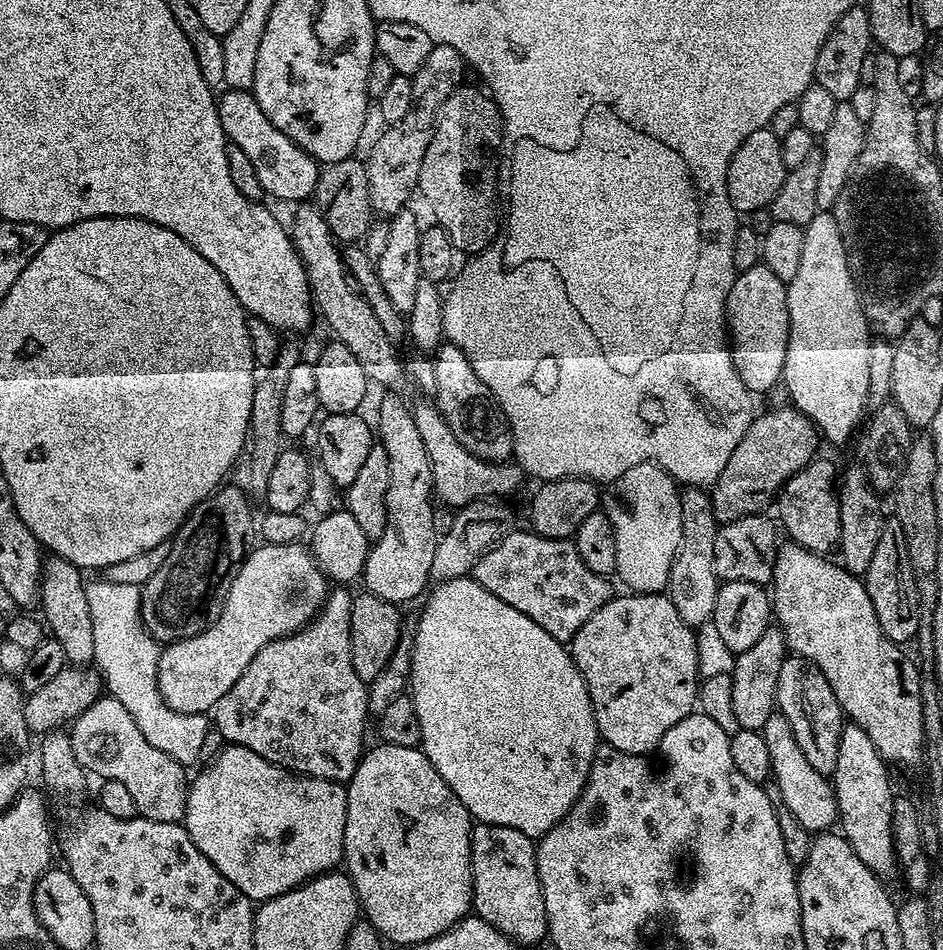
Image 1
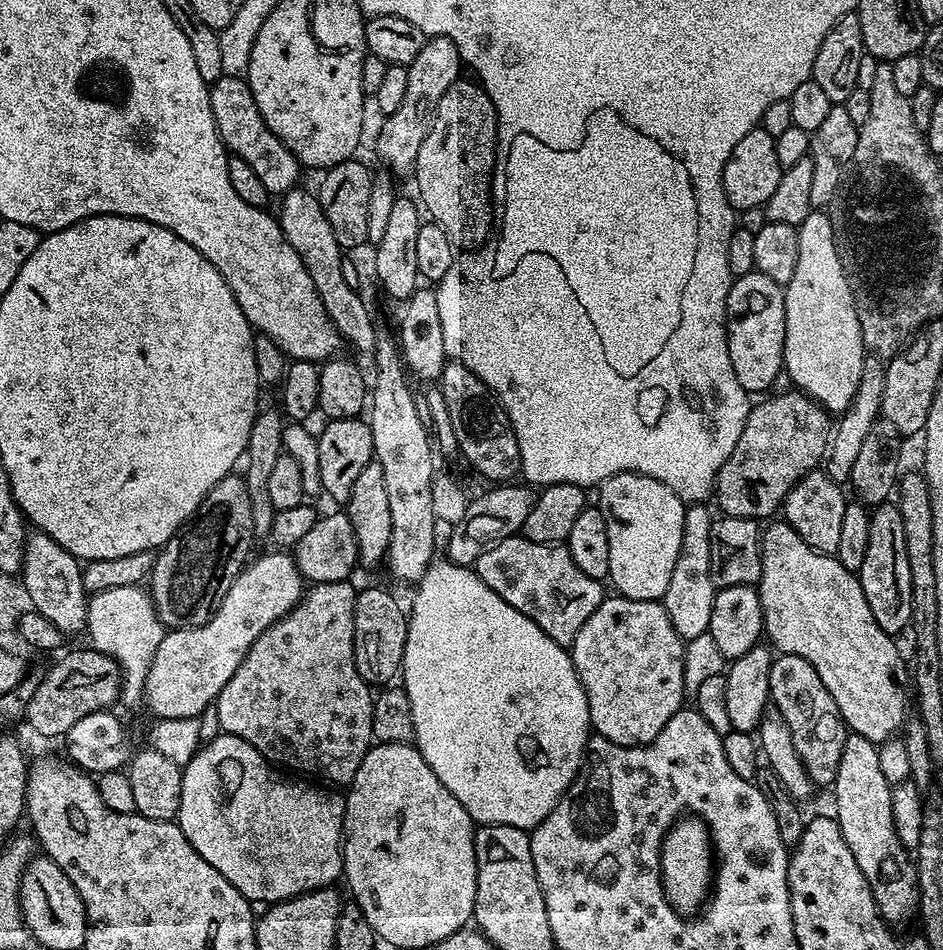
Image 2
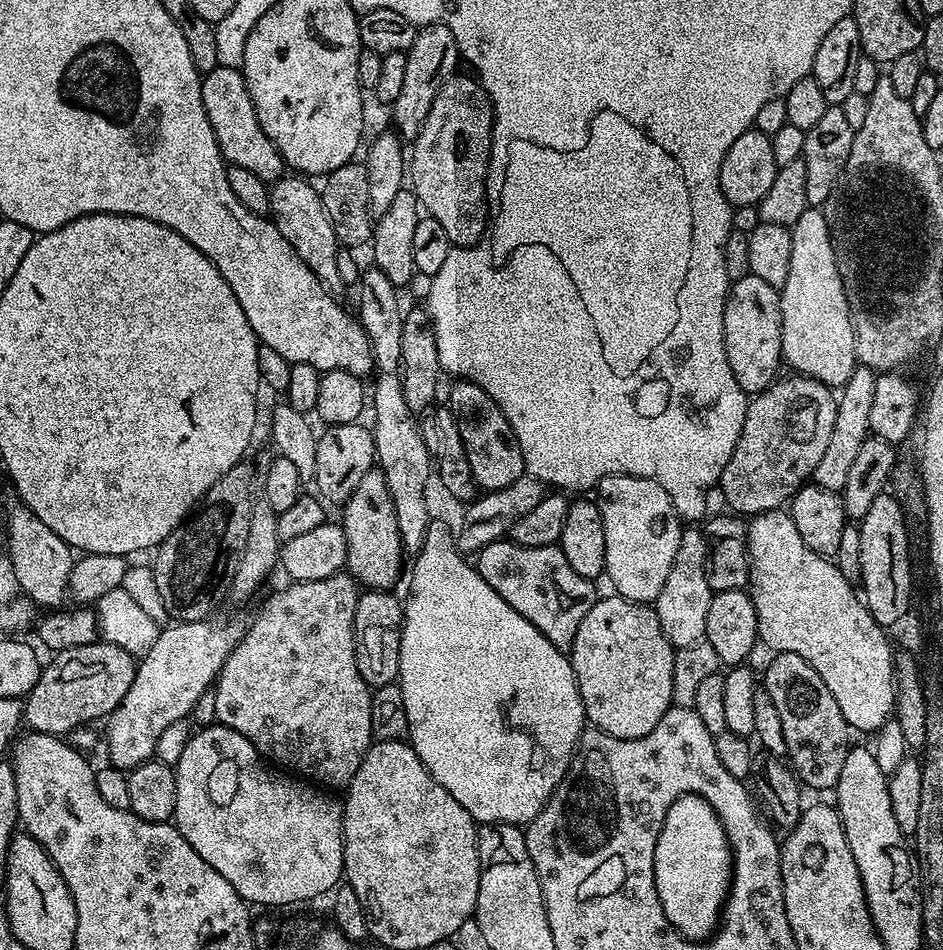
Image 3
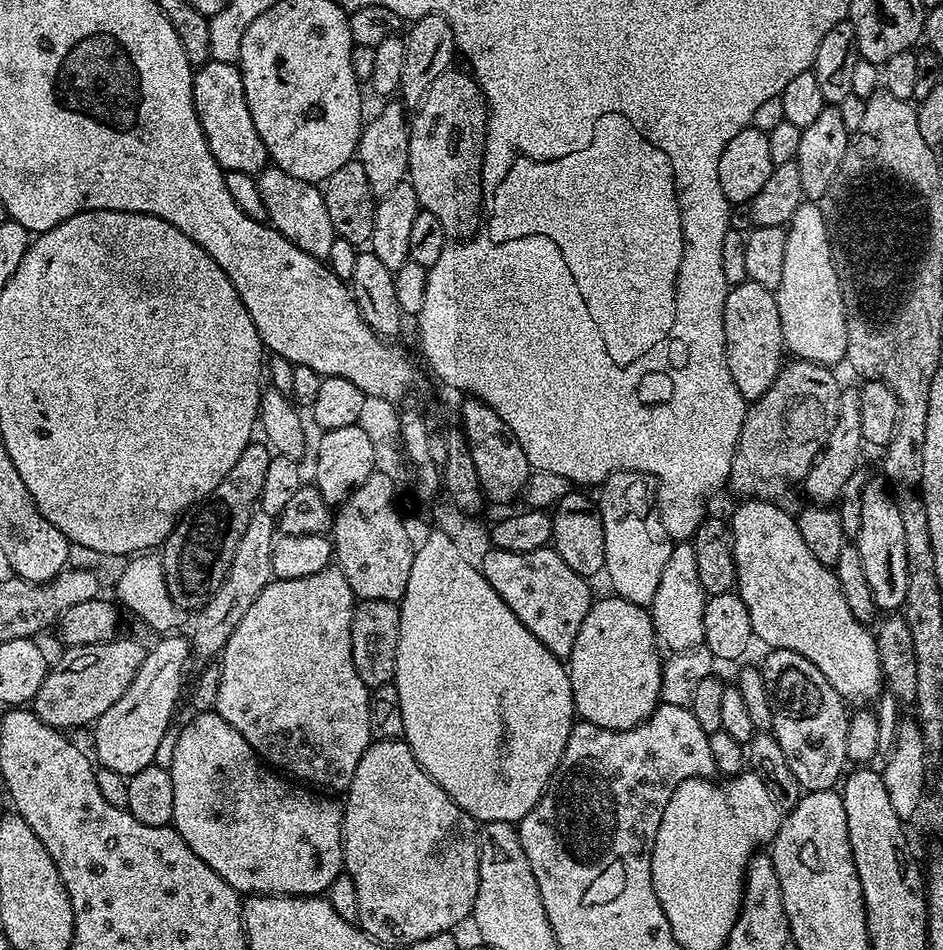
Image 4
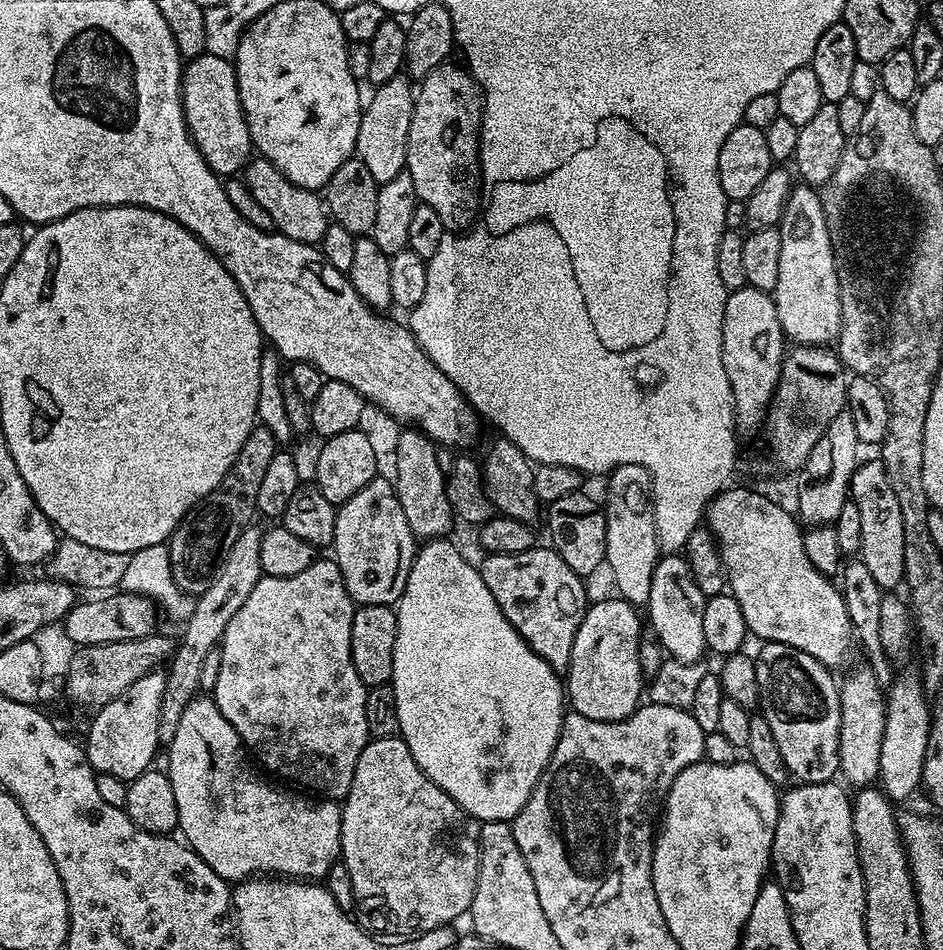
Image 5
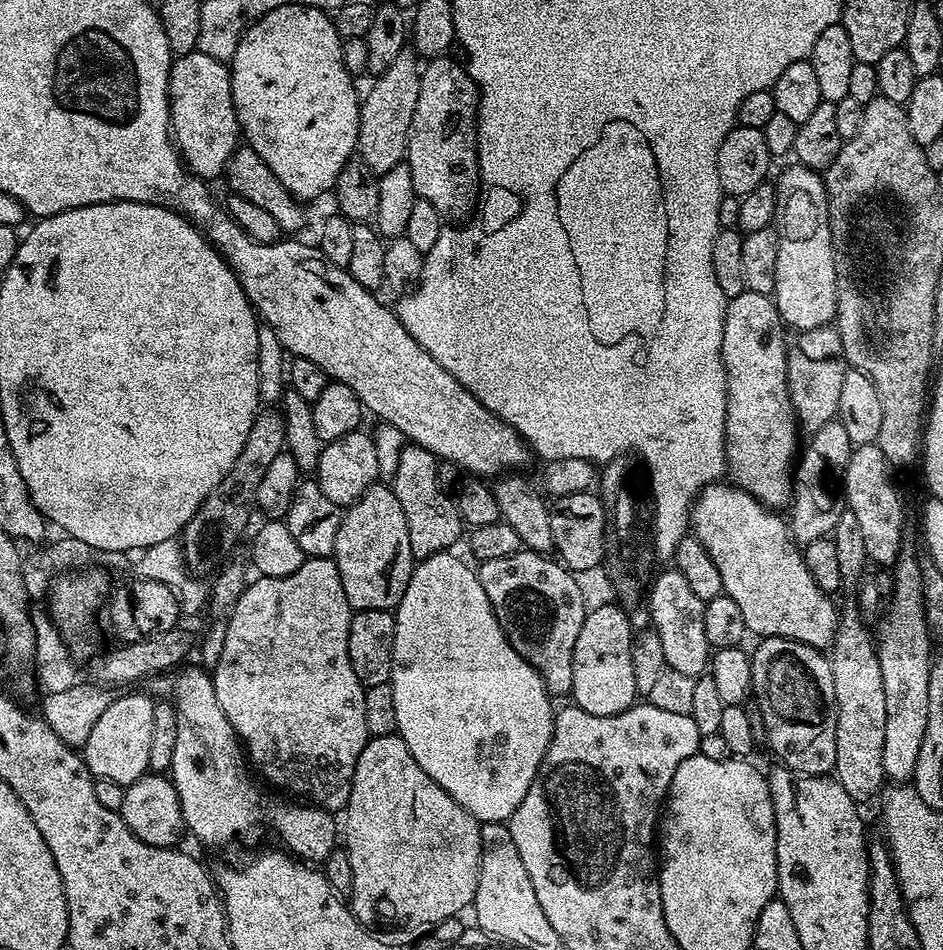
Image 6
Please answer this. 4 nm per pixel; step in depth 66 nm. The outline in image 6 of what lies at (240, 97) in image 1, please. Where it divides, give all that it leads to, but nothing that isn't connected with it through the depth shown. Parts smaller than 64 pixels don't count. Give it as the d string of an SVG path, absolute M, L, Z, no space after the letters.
M200 51L177 56L168 79L168 101L172 115L172 135L180 149L180 159L200 180L213 182L225 175L230 158L242 140L234 110L232 74L229 65Z

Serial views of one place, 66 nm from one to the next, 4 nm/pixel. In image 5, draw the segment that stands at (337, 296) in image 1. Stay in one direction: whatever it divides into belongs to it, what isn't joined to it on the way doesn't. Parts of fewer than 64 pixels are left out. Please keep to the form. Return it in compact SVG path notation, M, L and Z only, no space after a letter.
M263 158L249 160L247 168L242 173L242 179L254 202L258 202L258 206L262 206L266 214L270 214L273 225L280 233L286 238L294 238L294 242L319 245L320 239L328 229L330 217L323 199L313 189L290 182L286 174L282 174L270 161Z

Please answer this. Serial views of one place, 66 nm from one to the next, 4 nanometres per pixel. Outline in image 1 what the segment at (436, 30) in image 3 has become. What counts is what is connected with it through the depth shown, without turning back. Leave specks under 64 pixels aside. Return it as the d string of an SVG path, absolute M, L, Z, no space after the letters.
M433 43L429 57L422 62L422 70L412 77L414 102L410 114L402 118L402 122L385 127L384 133L372 144L366 155L368 177L370 178L370 202L373 213L383 214L391 218L403 208L409 207L412 192L417 191L422 170L422 158L430 146L430 138L434 138L436 116L440 108L450 98L450 94L461 83L466 72L462 54L454 50L454 46Z

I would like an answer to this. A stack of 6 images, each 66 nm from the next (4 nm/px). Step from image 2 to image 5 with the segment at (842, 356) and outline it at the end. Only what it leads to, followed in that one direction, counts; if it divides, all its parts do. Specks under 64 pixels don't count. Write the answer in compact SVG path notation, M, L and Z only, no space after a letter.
M807 186L793 187L778 227L782 234L782 255L778 261L778 286L775 292L771 293L772 301L776 303L778 310L778 322L782 326L785 337L793 345L831 345L840 335L842 306L838 290L838 274L834 266L834 250L830 246L830 230L826 230L826 218L819 191Z

